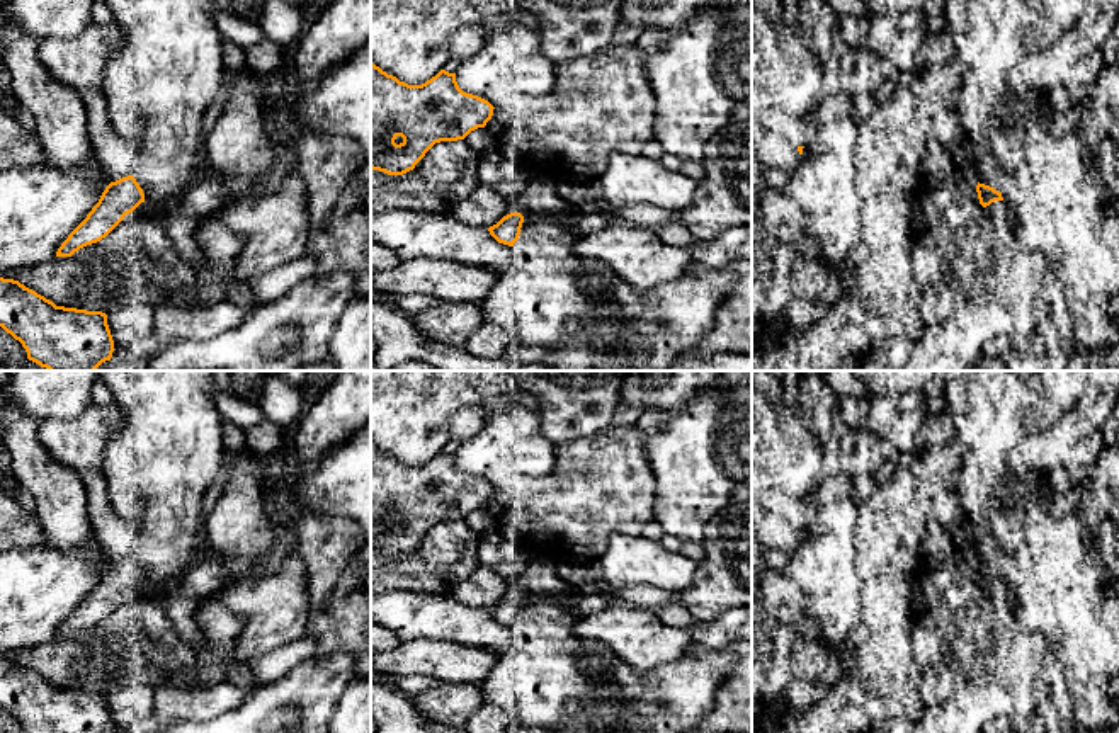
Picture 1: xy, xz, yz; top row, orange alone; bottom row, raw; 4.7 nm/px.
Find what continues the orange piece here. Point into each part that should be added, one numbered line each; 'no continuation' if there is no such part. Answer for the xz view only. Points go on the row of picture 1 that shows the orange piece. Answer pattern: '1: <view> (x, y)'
no continuation

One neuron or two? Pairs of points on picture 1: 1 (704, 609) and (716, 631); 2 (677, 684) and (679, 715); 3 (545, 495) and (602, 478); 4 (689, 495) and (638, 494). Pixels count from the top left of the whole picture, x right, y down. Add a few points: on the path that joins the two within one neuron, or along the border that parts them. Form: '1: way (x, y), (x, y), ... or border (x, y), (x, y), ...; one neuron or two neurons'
1: border (733, 606), (713, 623); two neurons
2: way (677, 691), (677, 708); one neuron
3: way (558, 495), (585, 495), (589, 492); one neuron
4: border (645, 454), (655, 478), (655, 517); two neurons

